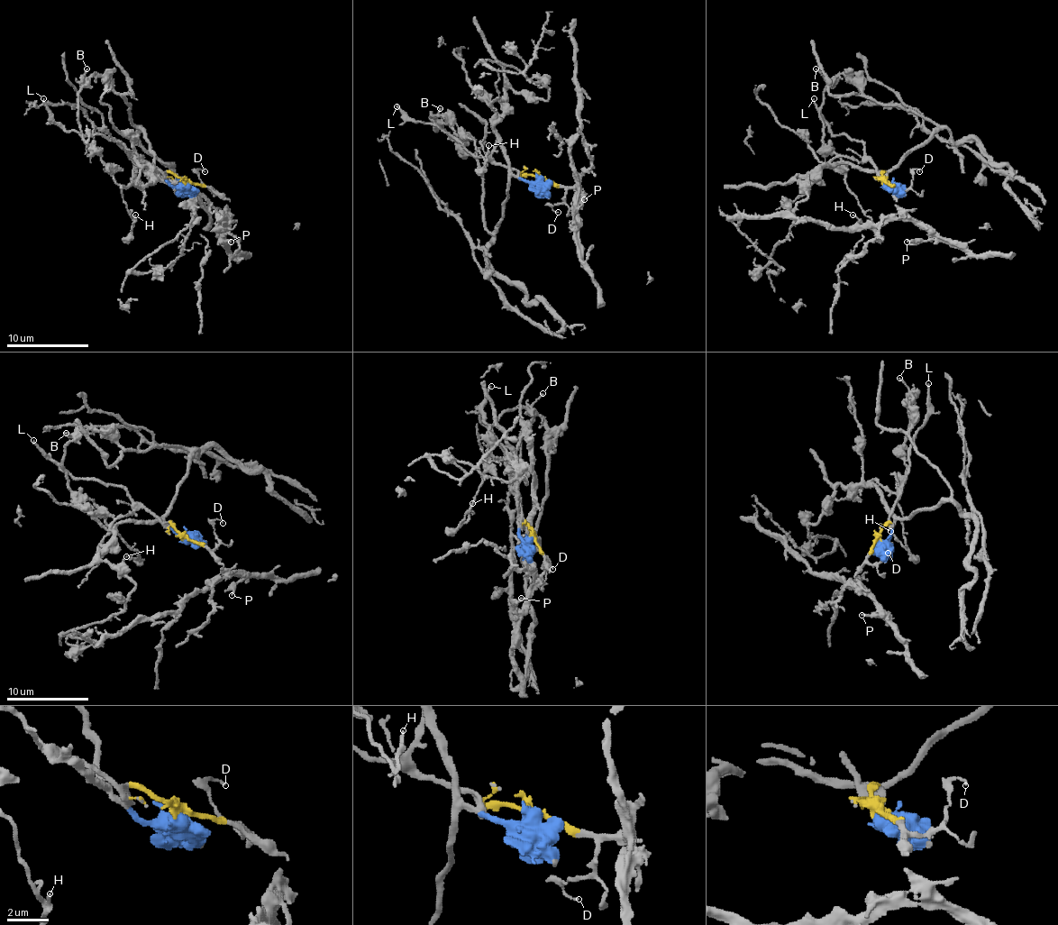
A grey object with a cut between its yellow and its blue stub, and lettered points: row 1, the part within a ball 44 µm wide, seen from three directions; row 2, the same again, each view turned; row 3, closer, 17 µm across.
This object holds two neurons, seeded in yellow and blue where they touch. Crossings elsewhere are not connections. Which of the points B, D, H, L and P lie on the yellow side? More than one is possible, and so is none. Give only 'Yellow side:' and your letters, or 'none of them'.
Yellow side: D, L, P

